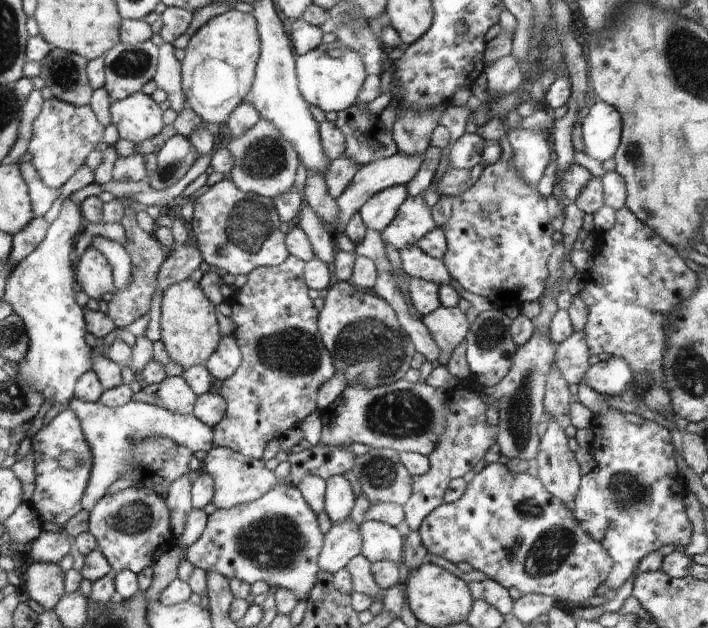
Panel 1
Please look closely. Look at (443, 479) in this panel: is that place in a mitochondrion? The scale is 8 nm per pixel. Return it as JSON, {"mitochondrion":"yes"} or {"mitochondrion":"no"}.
{"mitochondrion":"no"}

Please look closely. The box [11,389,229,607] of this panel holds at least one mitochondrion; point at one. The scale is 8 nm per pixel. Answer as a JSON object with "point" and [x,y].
{"point":[133,517]}

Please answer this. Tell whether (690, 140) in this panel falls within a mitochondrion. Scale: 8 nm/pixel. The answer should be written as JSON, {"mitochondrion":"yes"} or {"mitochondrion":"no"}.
{"mitochondrion":"no"}

